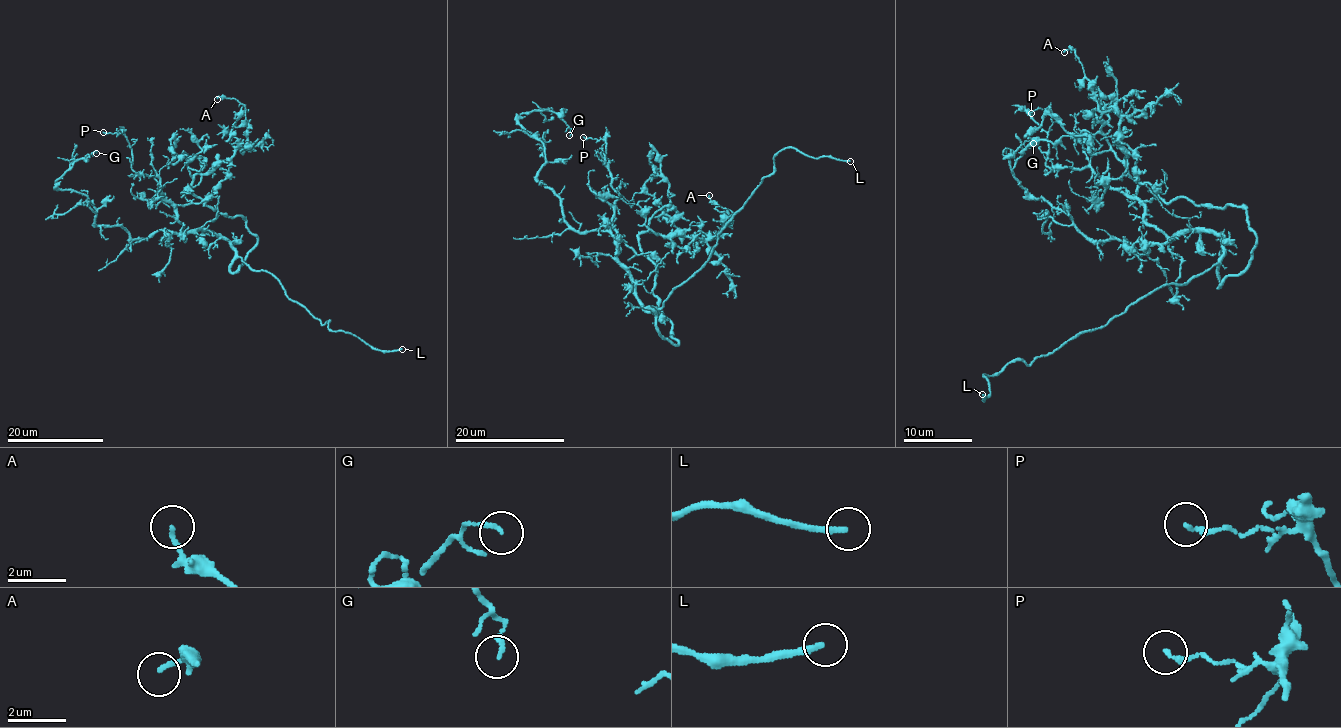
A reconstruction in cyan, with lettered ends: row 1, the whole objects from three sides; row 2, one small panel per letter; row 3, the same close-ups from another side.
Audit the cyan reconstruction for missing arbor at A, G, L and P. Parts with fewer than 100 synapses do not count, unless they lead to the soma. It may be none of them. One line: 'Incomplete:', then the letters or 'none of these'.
Incomplete: L

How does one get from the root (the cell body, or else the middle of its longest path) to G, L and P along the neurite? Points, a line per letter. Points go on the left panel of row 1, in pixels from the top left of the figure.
G: (218, 235), (157, 230), (132, 238), (120, 226), (94, 224), (88, 198), (56, 181), (96, 153)
L: (218, 235), (252, 270), (271, 273), (289, 298), (322, 324), (329, 321), (329, 329), (380, 350), (402, 349)
P: (218, 235), (183, 231), (177, 211), (162, 197), (159, 178), (132, 169), (127, 137), (103, 132)

